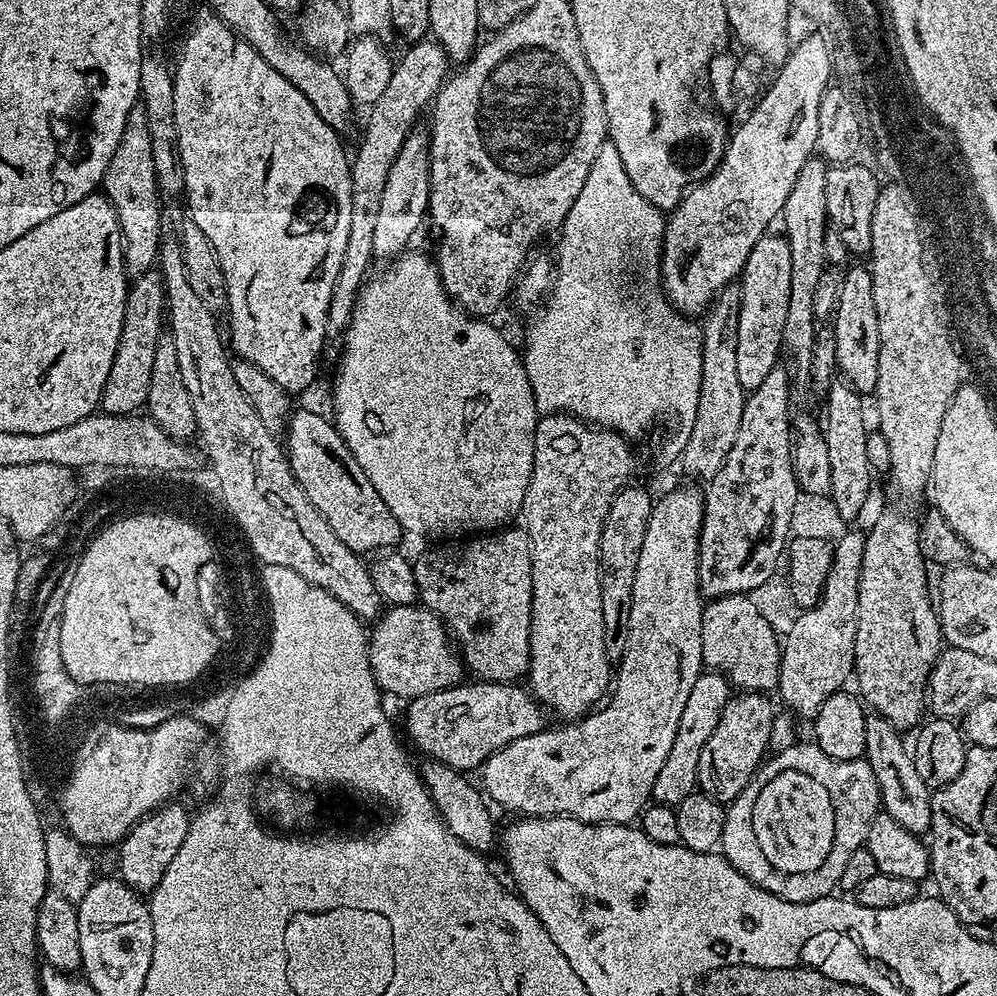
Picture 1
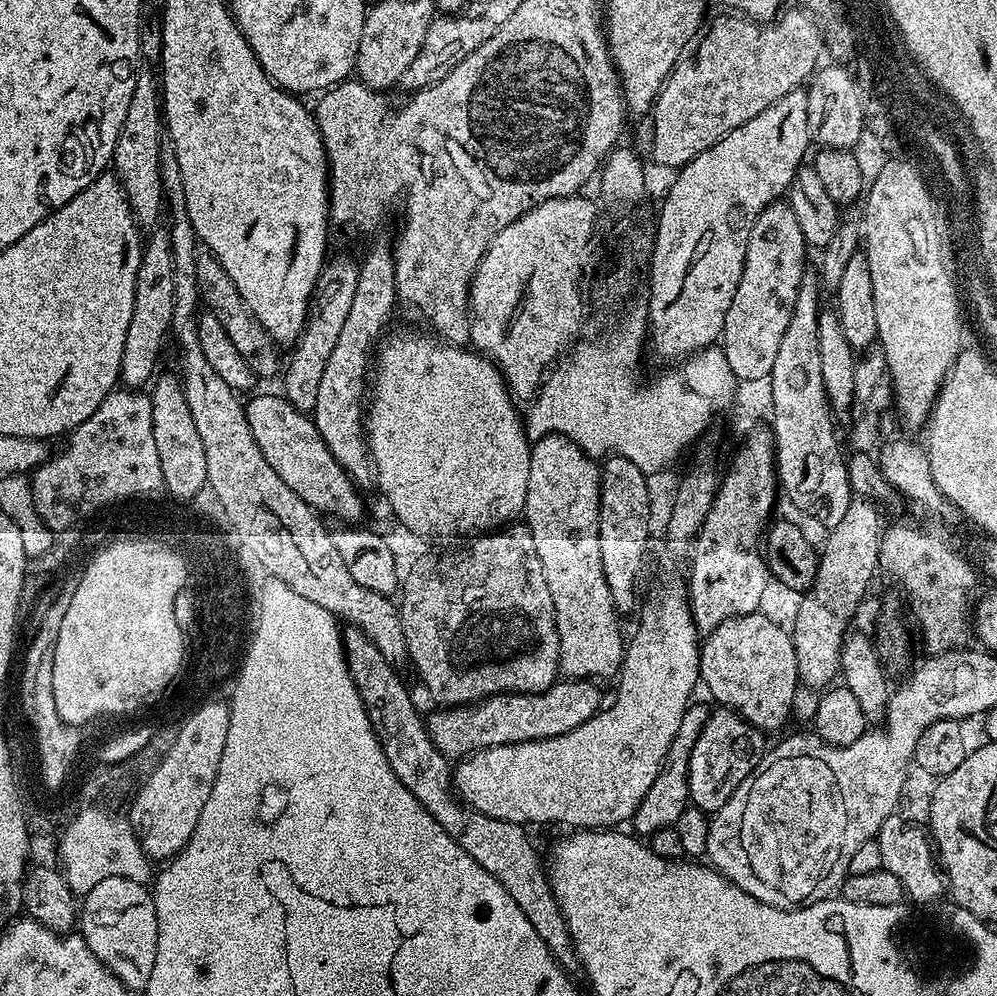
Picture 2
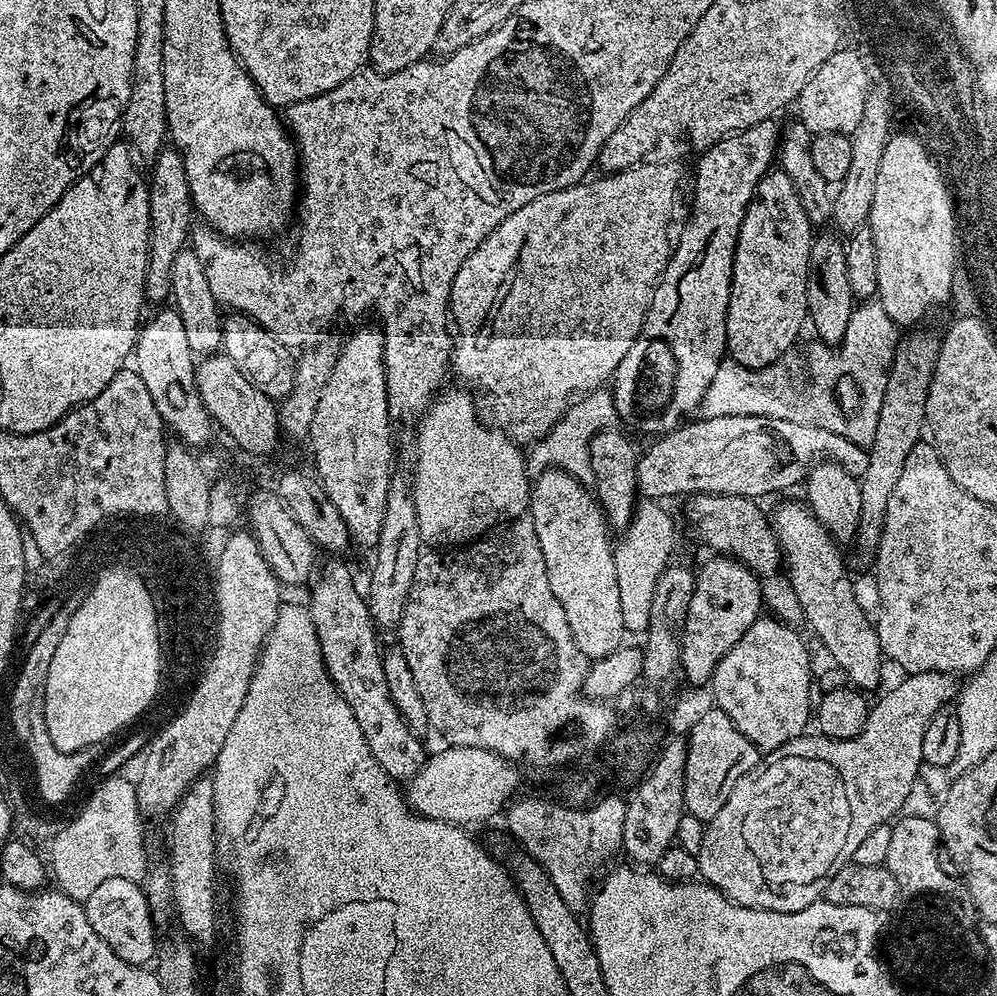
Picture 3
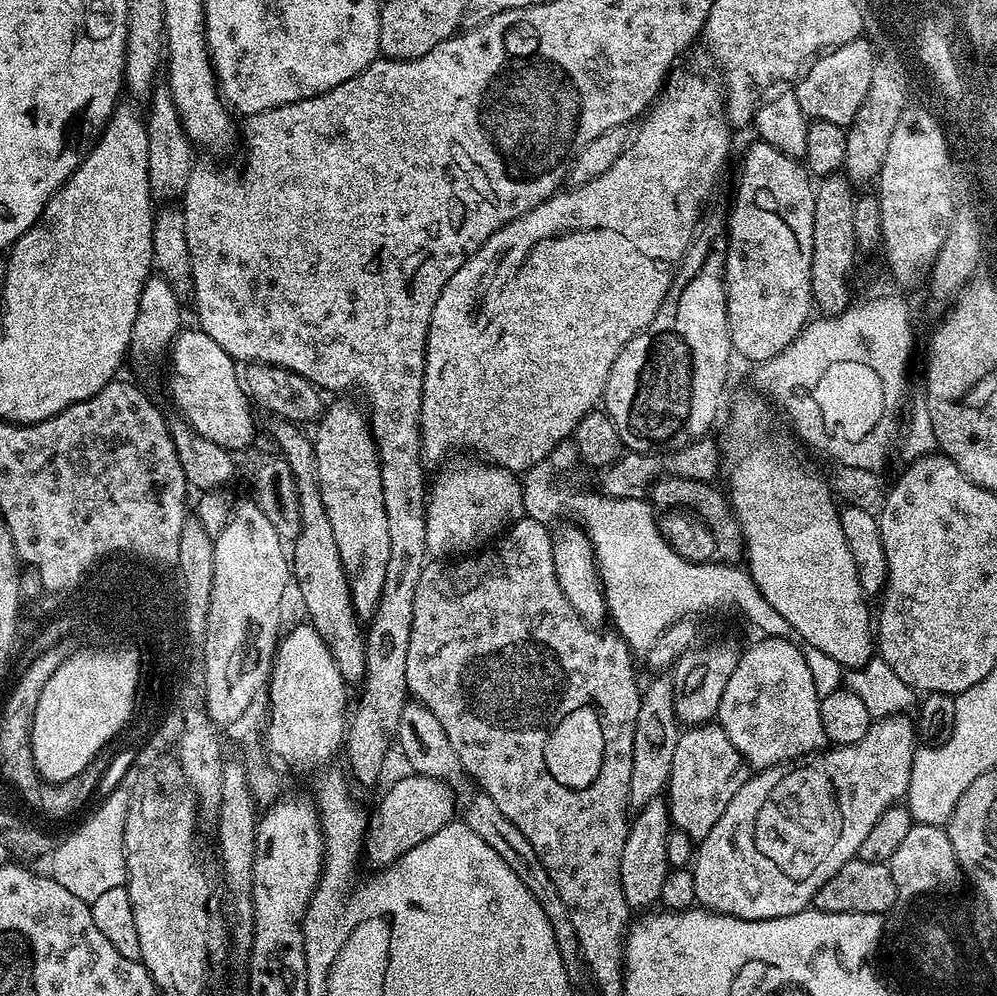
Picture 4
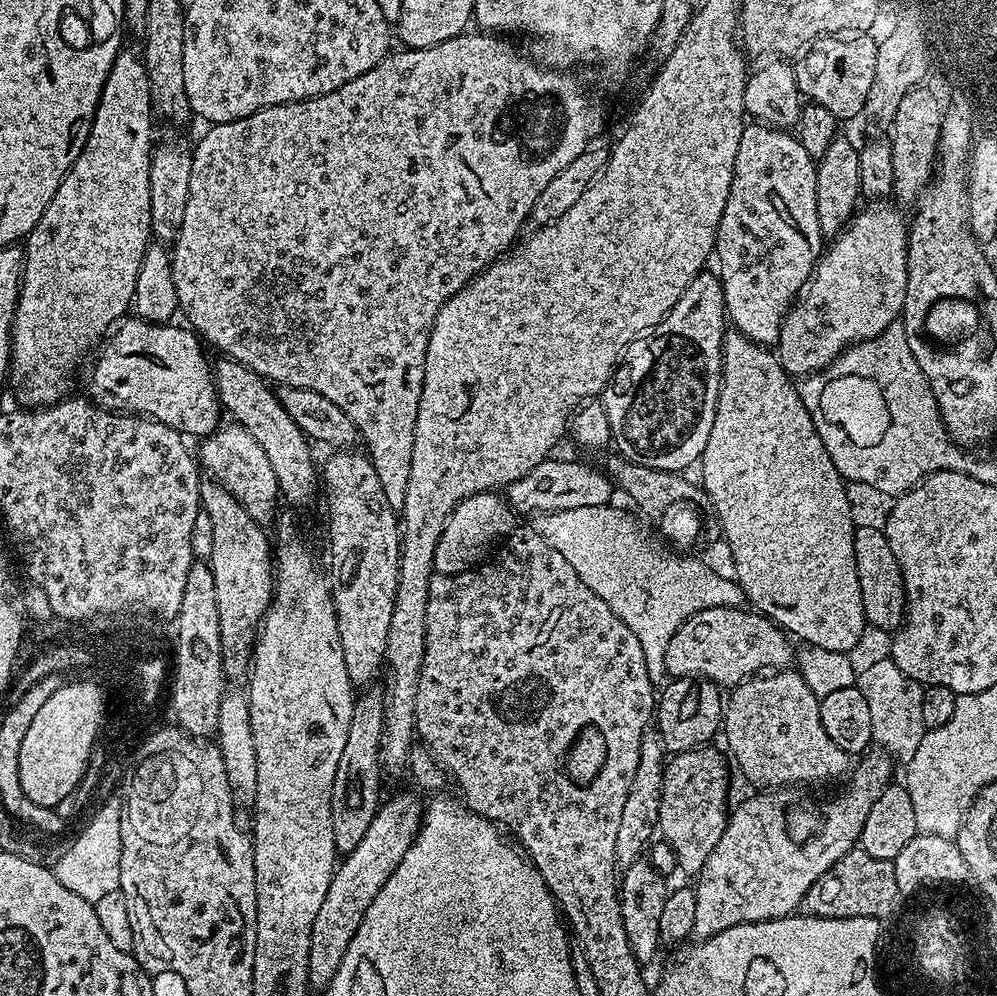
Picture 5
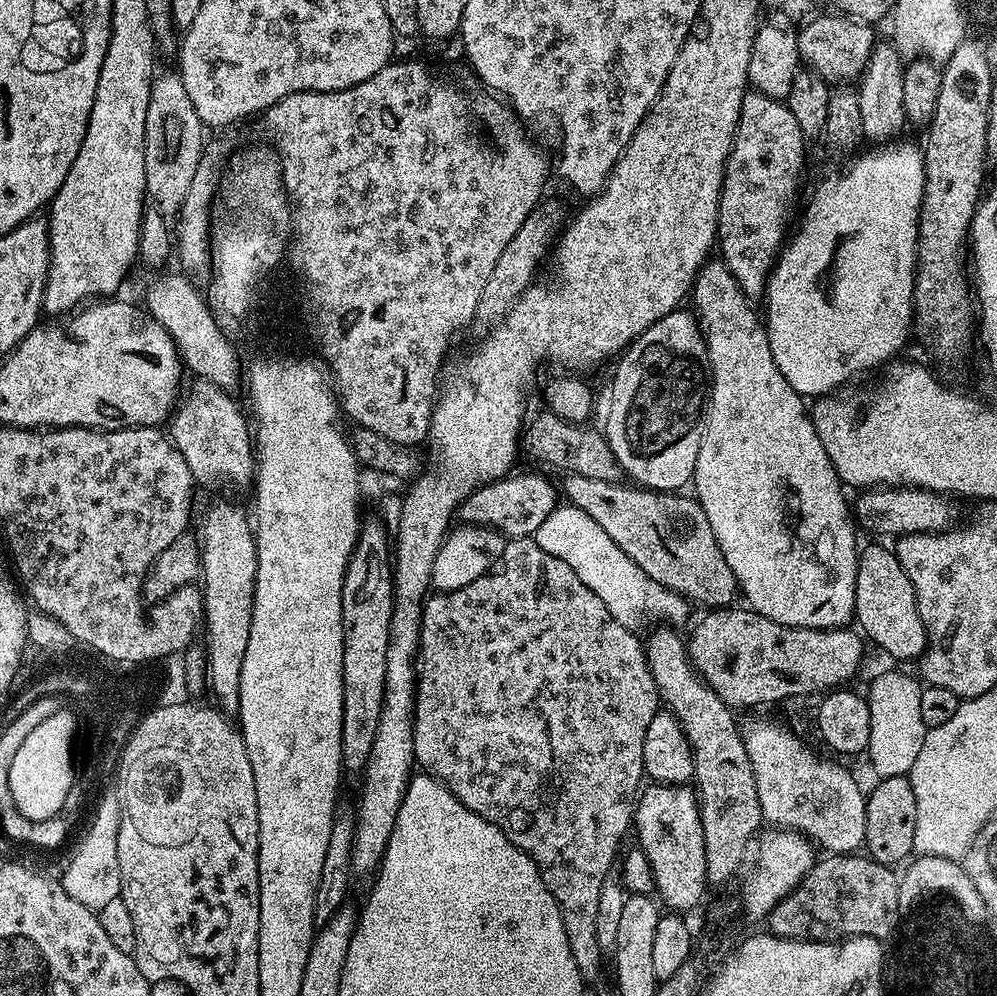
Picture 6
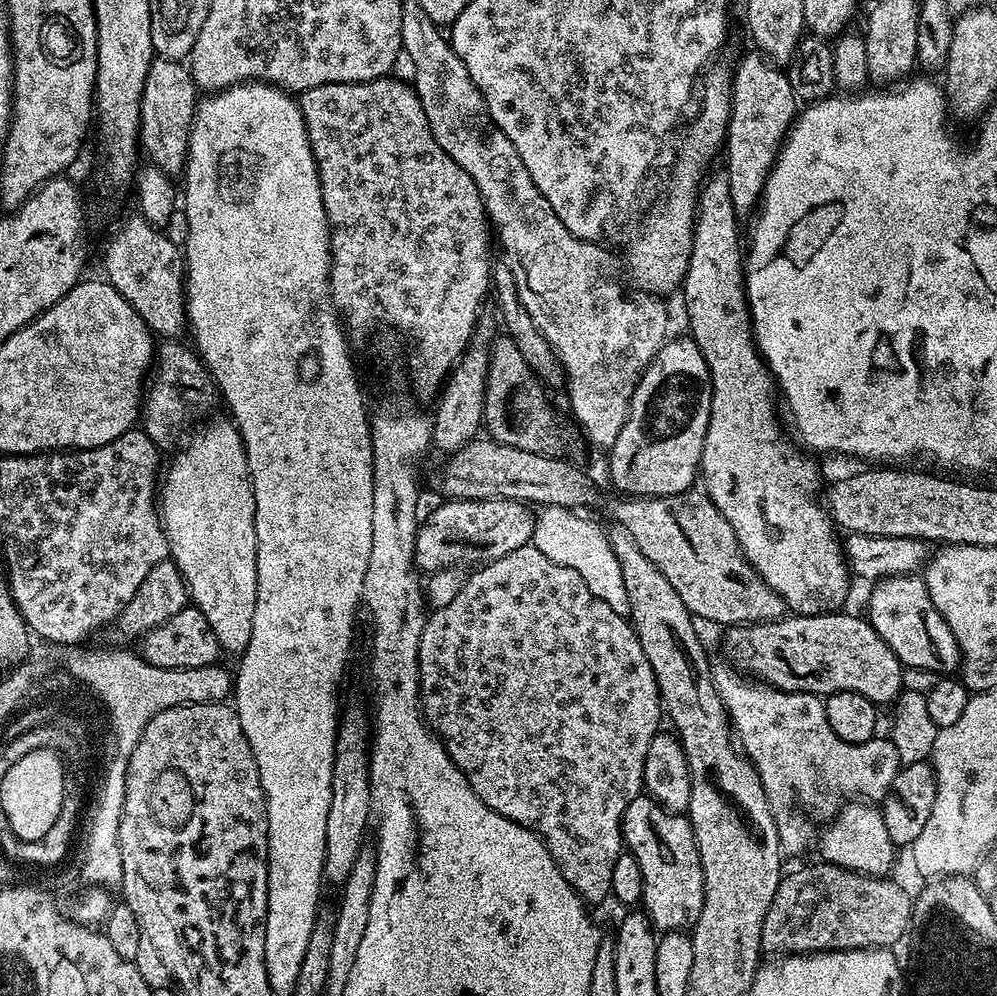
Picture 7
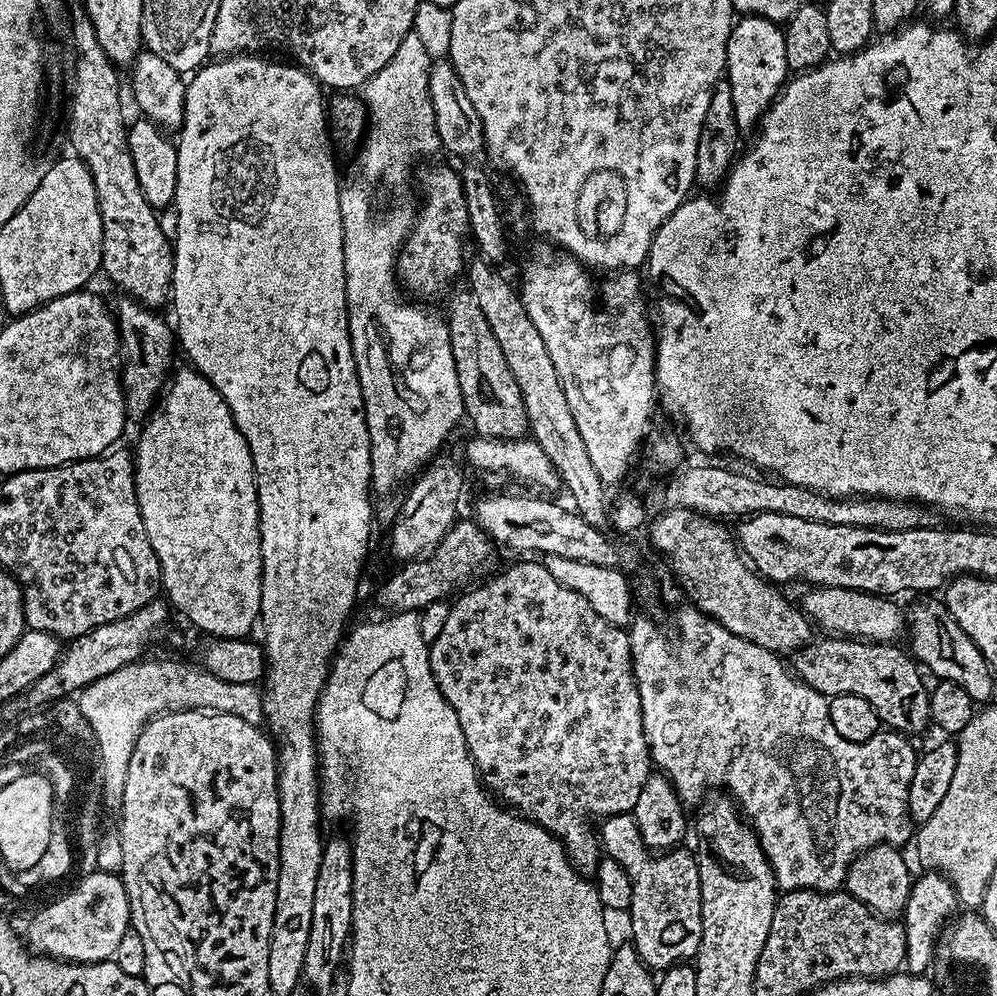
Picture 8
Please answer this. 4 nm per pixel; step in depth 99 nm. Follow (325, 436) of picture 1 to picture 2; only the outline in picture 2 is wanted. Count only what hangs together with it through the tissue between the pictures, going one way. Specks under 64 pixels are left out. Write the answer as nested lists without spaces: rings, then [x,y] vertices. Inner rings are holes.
[[[283,395],[256,396],[247,401],[244,413],[258,450],[274,466],[278,478],[309,504],[317,513],[333,512],[340,522],[360,522],[364,516],[364,500],[348,471],[330,454],[316,423],[307,412],[300,412]]]

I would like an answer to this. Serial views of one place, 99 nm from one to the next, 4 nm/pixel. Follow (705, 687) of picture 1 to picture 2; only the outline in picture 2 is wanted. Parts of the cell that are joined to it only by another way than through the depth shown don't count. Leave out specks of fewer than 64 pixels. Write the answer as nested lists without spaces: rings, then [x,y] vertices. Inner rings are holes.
[[[697,702],[689,703],[686,714],[682,718],[682,726],[678,726],[678,734],[674,734],[674,742],[670,742],[670,750],[658,770],[658,778],[646,790],[646,798],[638,806],[630,821],[630,828],[637,837],[647,838],[653,832],[675,825],[682,810],[689,807],[688,775],[690,774],[690,754],[694,750],[694,742],[698,742],[698,734],[702,734],[702,726],[708,721],[709,709]]]

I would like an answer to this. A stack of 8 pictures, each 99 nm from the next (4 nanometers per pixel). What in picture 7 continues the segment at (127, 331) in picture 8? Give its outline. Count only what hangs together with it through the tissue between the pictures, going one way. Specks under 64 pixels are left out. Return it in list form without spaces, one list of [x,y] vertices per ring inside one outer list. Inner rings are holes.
[[[172,338],[155,349],[154,371],[142,400],[142,430],[154,442],[157,448],[164,450],[166,446],[183,430],[187,424],[195,420],[203,421],[208,411],[218,404],[216,381],[208,372],[203,360],[191,347],[188,348],[179,339]]]

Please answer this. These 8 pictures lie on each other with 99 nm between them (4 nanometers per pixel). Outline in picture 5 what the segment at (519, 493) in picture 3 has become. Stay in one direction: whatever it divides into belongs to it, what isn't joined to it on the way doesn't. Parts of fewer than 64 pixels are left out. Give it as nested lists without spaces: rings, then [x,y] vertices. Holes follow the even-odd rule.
[[[489,490],[461,498],[452,513],[448,515],[444,529],[440,531],[438,544],[434,546],[433,569],[446,576],[468,571],[485,559],[486,553],[483,552],[483,548],[487,544],[495,545],[503,541],[517,524],[517,513],[512,511],[507,499],[499,491]]]

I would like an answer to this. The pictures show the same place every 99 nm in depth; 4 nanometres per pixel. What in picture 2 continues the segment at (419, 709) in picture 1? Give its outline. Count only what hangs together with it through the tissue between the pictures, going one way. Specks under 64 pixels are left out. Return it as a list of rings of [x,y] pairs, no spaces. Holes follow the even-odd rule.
[[[564,678],[545,692],[505,692],[475,704],[440,706],[432,710],[436,712],[427,713],[428,737],[441,754],[456,762],[482,748],[561,736],[601,711],[600,688],[596,684],[592,680]]]

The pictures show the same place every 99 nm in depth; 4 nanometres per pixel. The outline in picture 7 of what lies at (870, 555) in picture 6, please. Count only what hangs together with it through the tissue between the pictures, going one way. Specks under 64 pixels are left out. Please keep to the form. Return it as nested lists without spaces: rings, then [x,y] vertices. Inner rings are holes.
[[[915,575],[886,576],[871,585],[866,619],[872,629],[894,650],[905,669],[921,668],[924,672],[952,674],[961,663],[960,647],[942,614],[934,606],[923,579]]]

